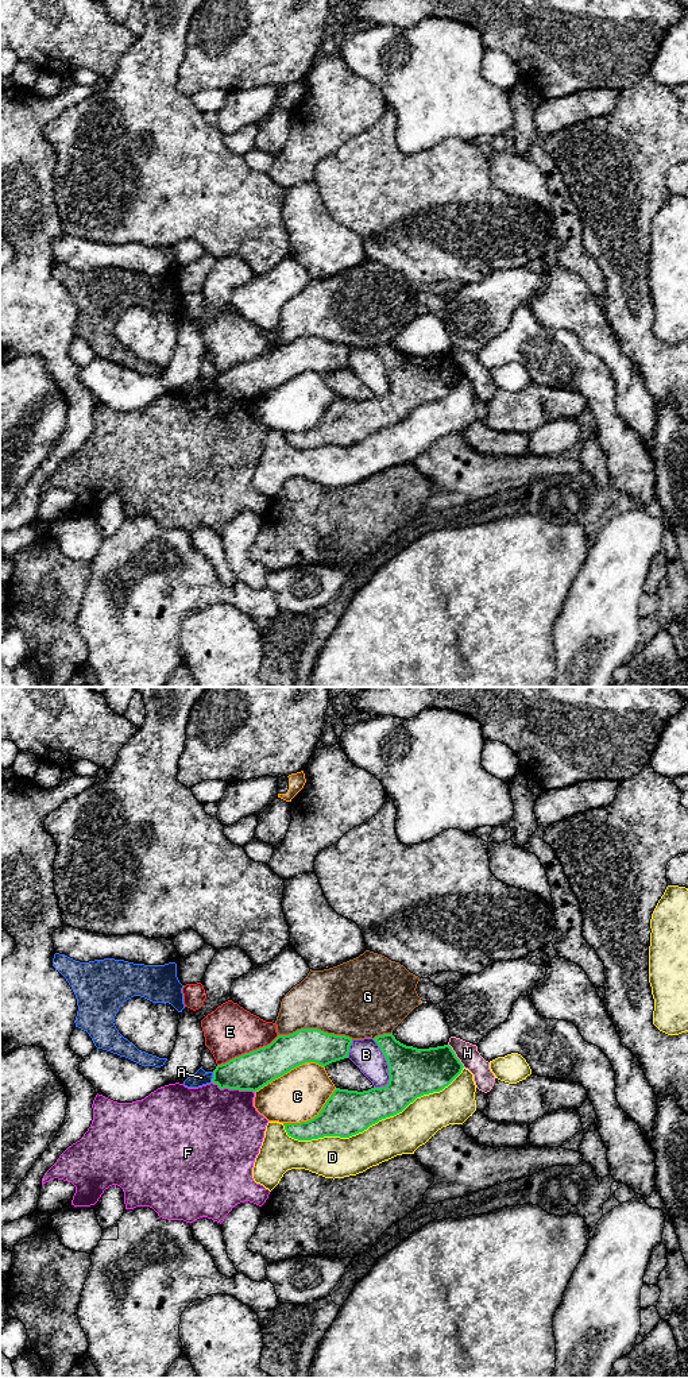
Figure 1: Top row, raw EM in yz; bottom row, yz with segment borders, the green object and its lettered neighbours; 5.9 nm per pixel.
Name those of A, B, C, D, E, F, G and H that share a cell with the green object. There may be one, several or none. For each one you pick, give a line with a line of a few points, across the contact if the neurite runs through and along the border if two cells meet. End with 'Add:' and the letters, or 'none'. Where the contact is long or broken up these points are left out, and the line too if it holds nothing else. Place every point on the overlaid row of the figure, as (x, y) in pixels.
Add: none

